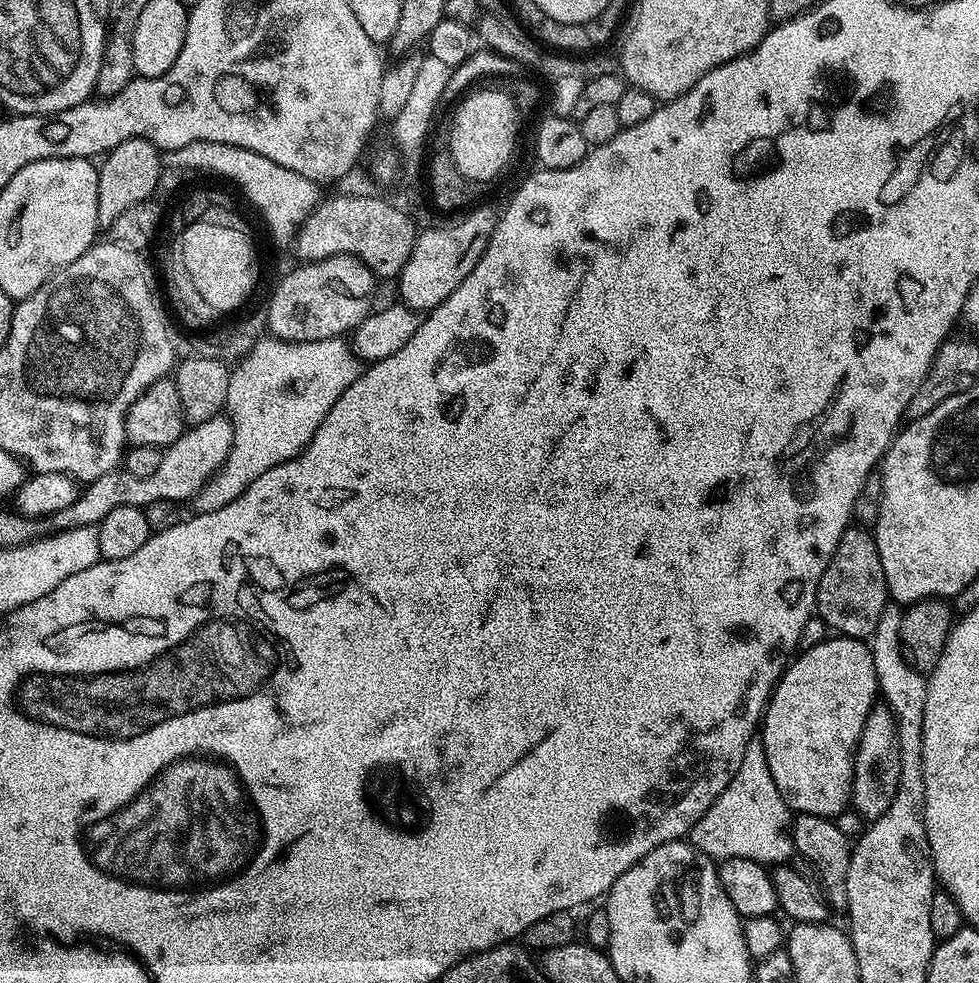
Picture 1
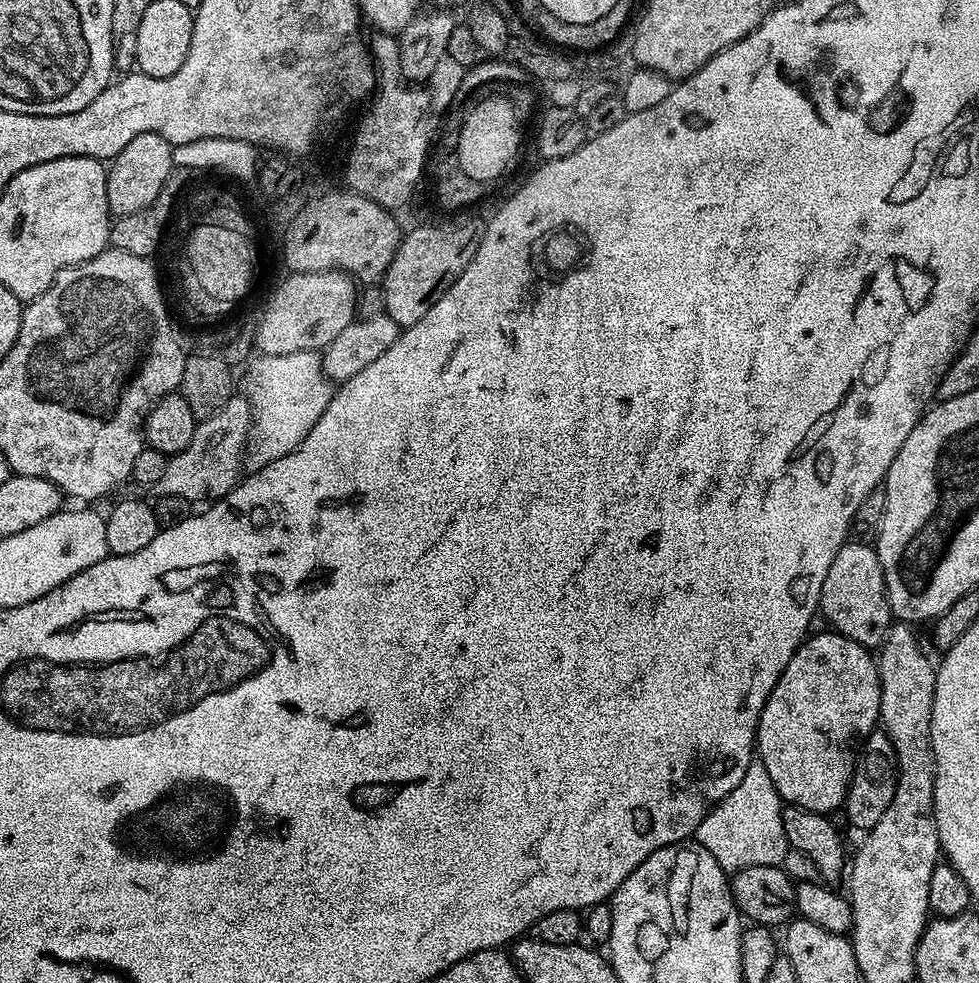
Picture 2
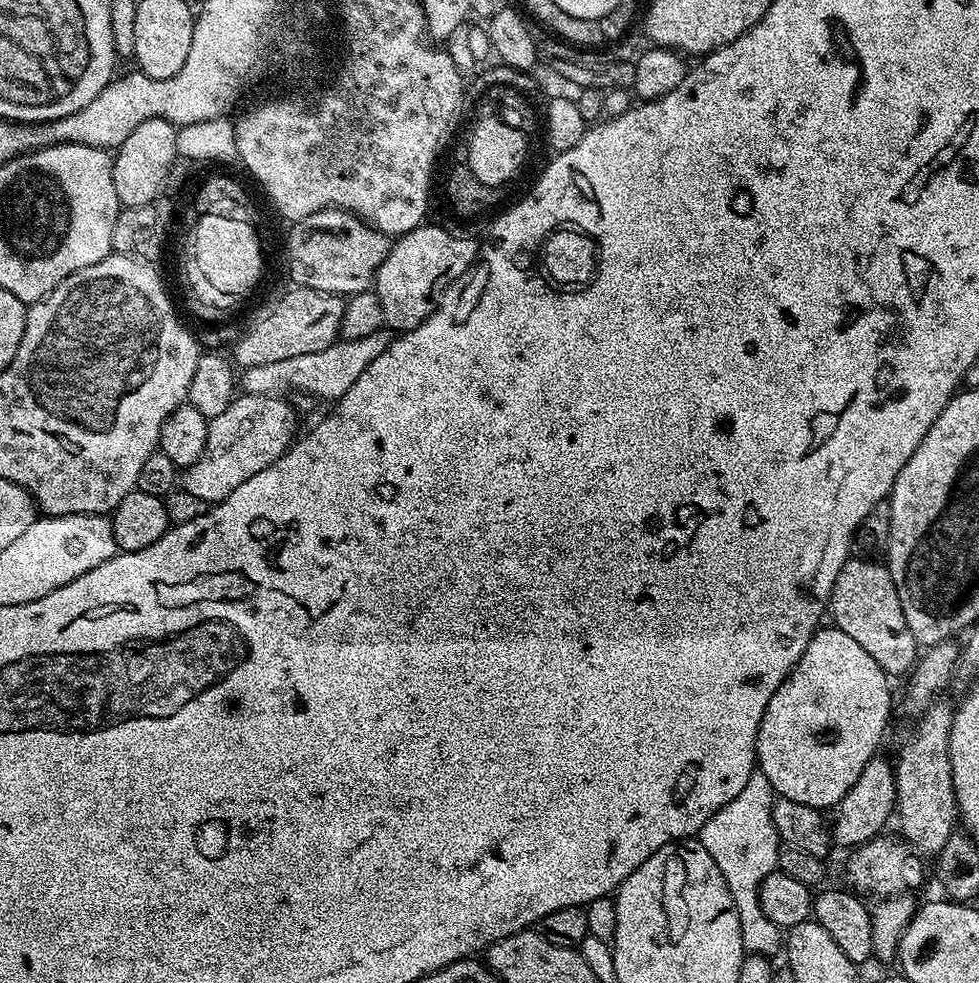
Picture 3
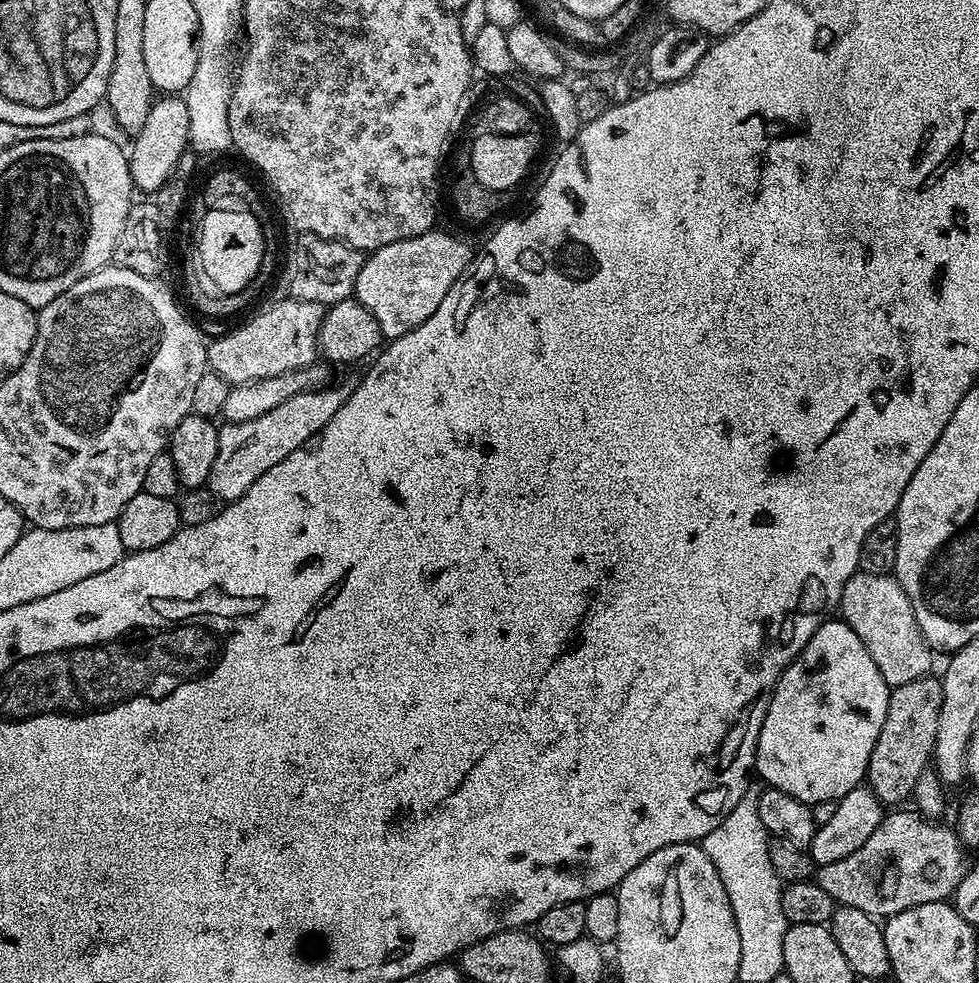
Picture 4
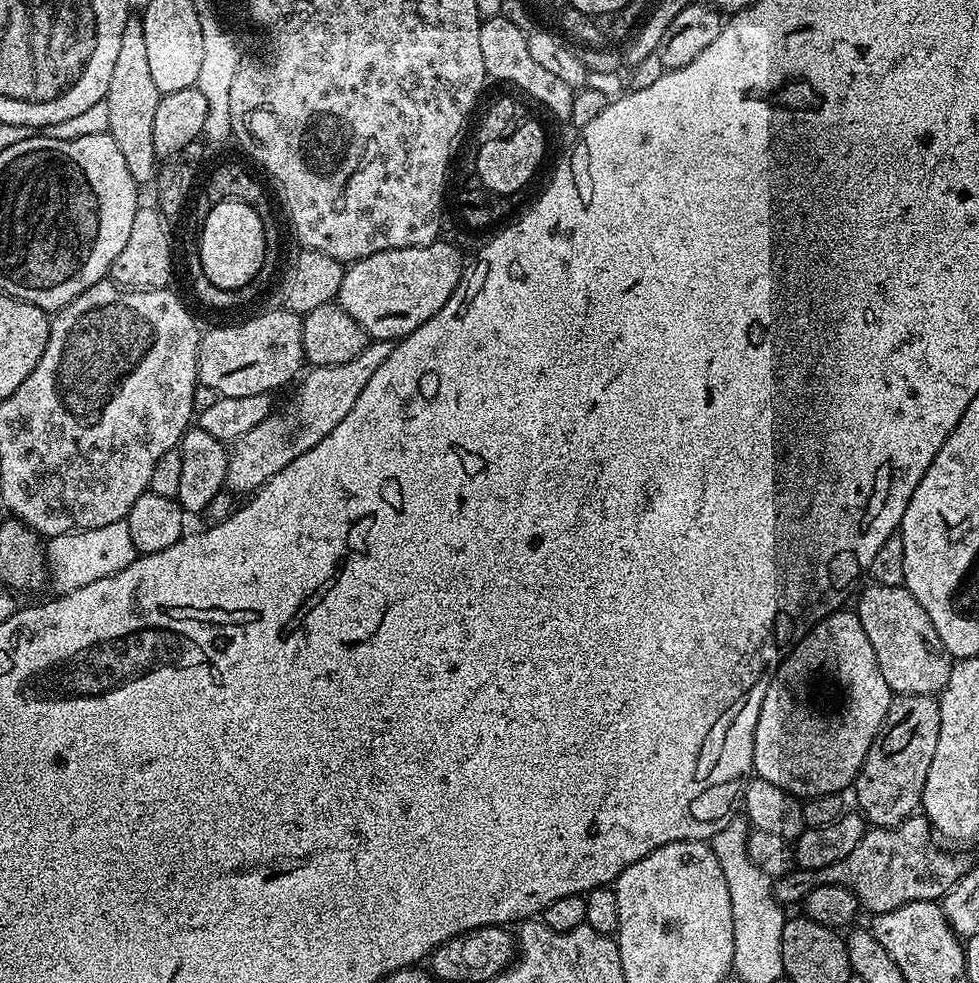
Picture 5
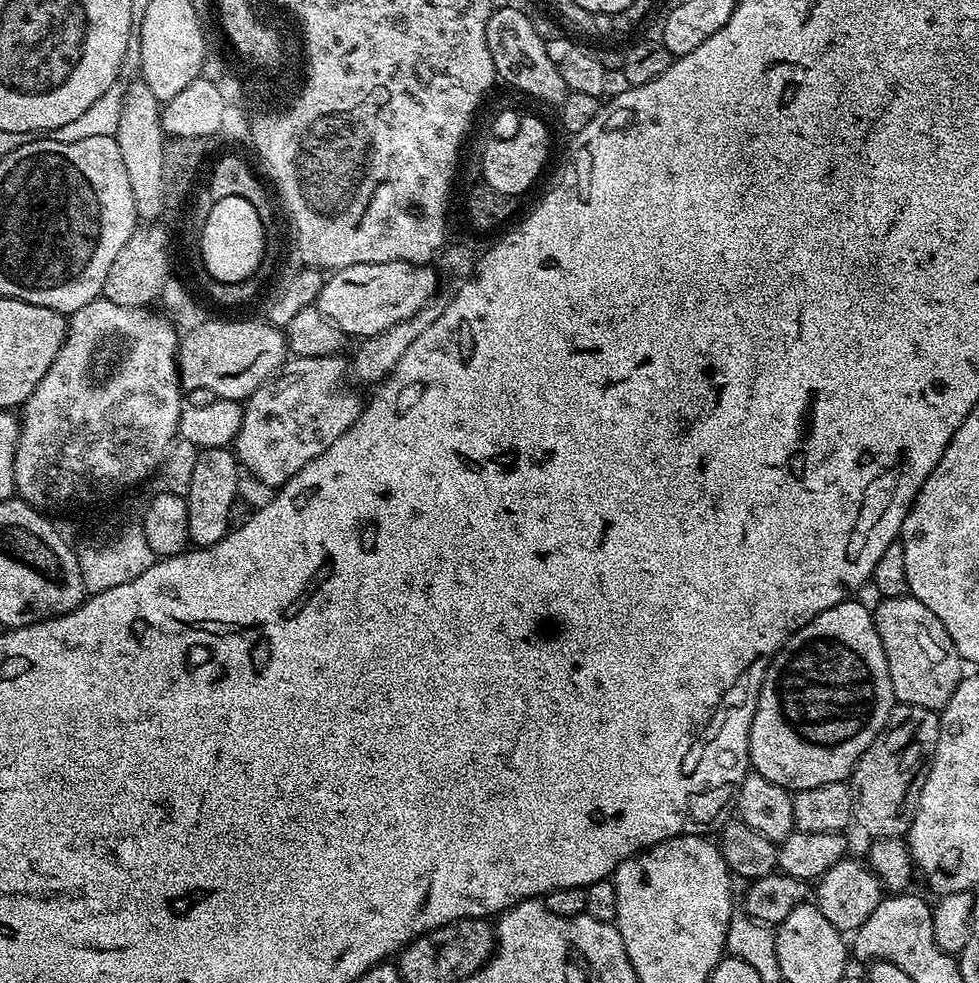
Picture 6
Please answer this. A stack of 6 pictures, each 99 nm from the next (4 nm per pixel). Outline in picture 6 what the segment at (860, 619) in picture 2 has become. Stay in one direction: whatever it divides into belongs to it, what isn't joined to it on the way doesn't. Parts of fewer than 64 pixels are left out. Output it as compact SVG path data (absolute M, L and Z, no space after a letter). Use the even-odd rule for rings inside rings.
M911 594L884 598L872 613L872 621L878 630L878 638L882 638L882 650L886 650L890 682L894 686L897 701L910 706L926 706L939 712L946 706L946 702L950 702L950 694L954 694L962 675L962 661L950 634L946 634L946 626L934 618L934 610L922 606L922 602L918 602Z

